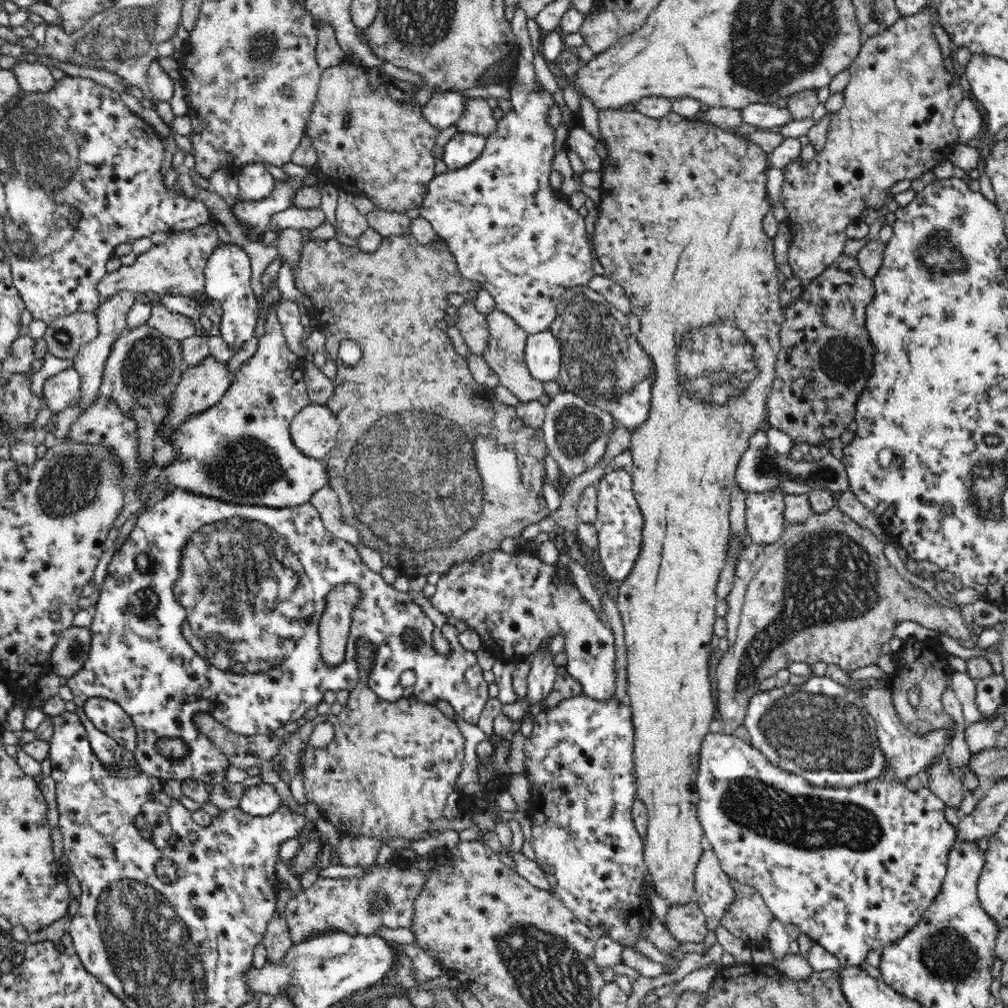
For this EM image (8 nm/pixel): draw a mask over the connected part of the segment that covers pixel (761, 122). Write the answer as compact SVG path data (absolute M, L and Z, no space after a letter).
M754 103L742 109L744 123L752 124L761 130L776 130L788 122L792 122L792 113L786 107L777 107L775 104Z

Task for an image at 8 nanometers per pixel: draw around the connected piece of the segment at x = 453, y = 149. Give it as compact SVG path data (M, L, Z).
M457 132L445 144L443 160L447 168L456 170L476 160L485 147L487 137L472 132Z

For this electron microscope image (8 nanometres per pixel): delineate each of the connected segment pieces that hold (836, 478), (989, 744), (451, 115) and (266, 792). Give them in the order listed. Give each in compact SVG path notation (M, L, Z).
M765 428L760 429L752 438L749 440L749 447L740 464L738 464L738 469L735 472L735 486L744 492L745 496L748 493L777 493L780 491L782 495L803 495L808 494L811 490L827 490L831 491L835 495L843 492L848 492L851 490L849 478L842 461L834 456L828 454L822 460L815 462L809 458L800 460L800 462L795 462L790 454L780 454L776 452L774 447L770 444L767 434L765 433Z
M997 714L980 722L968 724L965 737L971 752L980 752L980 750L995 747L996 740L1003 733L1005 726L1004 717Z
M454 91L436 93L430 97L426 104L422 105L424 119L432 127L439 129L456 125L463 116L465 97Z
M261 783L258 786L247 787L244 798L240 802L240 809L251 816L270 816L282 808L284 802L272 784Z

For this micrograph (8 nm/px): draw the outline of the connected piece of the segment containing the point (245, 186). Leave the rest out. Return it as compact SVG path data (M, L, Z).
M250 162L242 165L238 172L239 200L258 201L270 196L275 178L262 163Z

